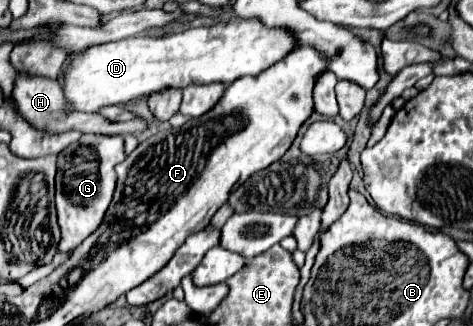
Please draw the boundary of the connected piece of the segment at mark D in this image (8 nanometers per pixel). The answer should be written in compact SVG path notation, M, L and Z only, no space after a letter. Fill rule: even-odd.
M234 18L230 22L218 22L210 28L190 28L180 34L162 36L162 38L124 38L118 42L108 42L94 46L70 60L62 72L62 90L66 98L66 112L98 112L98 108L110 104L124 104L128 100L148 96L166 88L186 88L190 84L232 84L242 76L258 76L264 68L270 68L274 62L282 60L292 48L296 48L296 38L288 28L268 28L258 18Z

